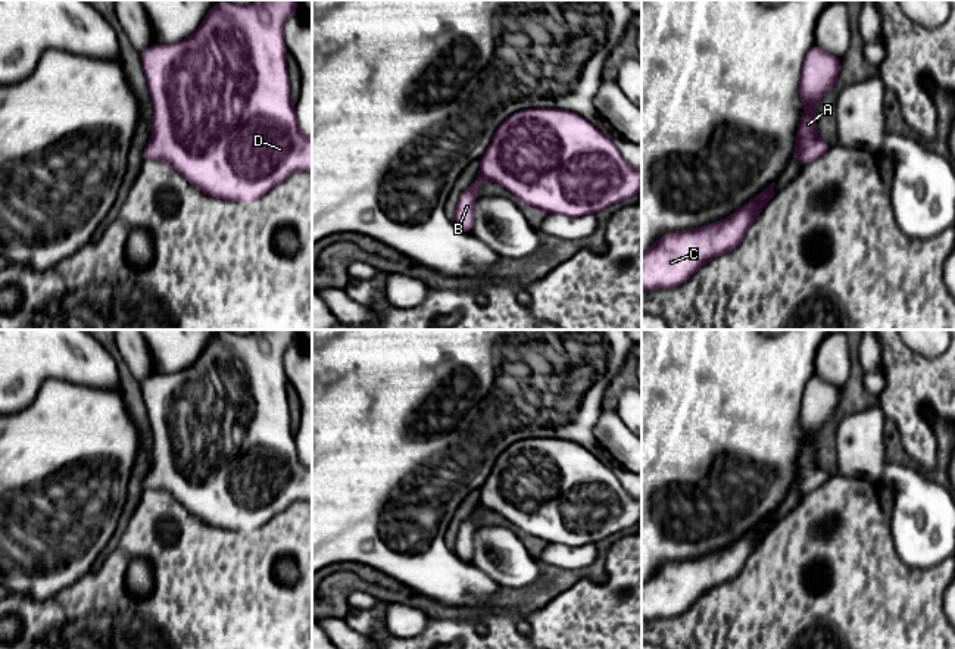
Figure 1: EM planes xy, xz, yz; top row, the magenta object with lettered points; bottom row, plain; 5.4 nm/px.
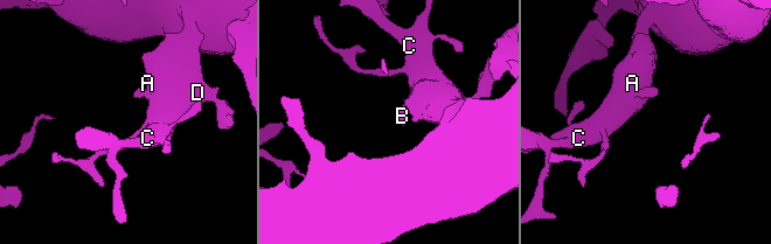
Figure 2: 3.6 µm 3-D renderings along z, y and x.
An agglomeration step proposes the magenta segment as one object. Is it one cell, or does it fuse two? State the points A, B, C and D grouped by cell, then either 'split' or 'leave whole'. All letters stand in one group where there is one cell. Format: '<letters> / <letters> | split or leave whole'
A B C D | leave whole

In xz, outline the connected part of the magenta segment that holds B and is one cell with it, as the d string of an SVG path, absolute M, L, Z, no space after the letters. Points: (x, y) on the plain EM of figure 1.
M539 437L512 443L496 458L480 493L480 503L459 525L455 539L455 553L465 562L472 562L474 533L483 511L500 514L547 545L569 547L597 543L642 519L642 499L630 496L592 452L564 439Z

